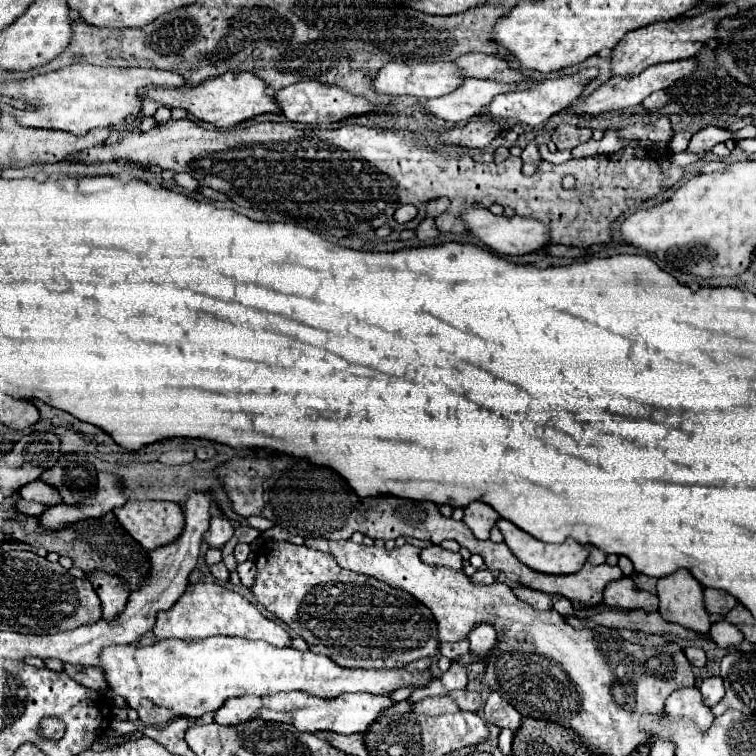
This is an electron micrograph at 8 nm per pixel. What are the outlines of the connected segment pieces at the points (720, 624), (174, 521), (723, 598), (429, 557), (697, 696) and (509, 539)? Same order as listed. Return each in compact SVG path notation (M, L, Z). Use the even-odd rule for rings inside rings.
M717 621L717 623L713 623L713 625L711 625L711 631L709 631L709 637L711 637L719 647L723 647L723 649L735 647L735 645L739 645L739 643L743 641L743 633L741 633L735 625L731 625L731 623L727 623L727 621Z
M127 501L123 507L113 509L113 513L145 551L169 545L185 527L181 507L167 501Z
M705 589L705 609L709 613L725 615L737 605L737 599L719 589Z
M429 545L429 547L425 547L421 551L421 559L427 565L445 565L445 567L451 567L455 571L461 571L463 569L461 555L459 553L453 553L453 551L447 551L441 545Z
M697 687L689 689L679 689L671 693L671 697L665 701L665 709L671 717L691 717L699 729L709 729L713 723L713 713L711 707L703 705L701 693Z
M499 519L497 527L501 529L505 543L509 549L531 569L541 573L553 573L553 575L569 575L579 571L587 557L589 549L581 543L567 539L561 545L547 545L543 541L537 541L529 533L521 531L511 521Z

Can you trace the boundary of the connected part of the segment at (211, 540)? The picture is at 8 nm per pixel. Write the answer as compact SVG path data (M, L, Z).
M213 517L211 519L211 527L205 533L205 541L209 543L209 547L217 547L221 549L233 535L233 527L229 523L229 519L225 517Z

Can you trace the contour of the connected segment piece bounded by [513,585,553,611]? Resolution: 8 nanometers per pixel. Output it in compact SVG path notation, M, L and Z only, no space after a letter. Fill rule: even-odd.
M517 585L515 589L515 595L525 601L527 605L531 605L533 609L537 611L547 611L553 607L553 597L549 593L541 593L541 591L535 591L535 589L529 589L525 585Z

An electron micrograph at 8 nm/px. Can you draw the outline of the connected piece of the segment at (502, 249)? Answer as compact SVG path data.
M465 209L465 225L469 227L469 231L481 239L489 249L501 253L501 255L527 255L527 253L535 253L545 249L551 243L549 237L549 227L533 217L497 217L493 213L489 213L487 209Z

